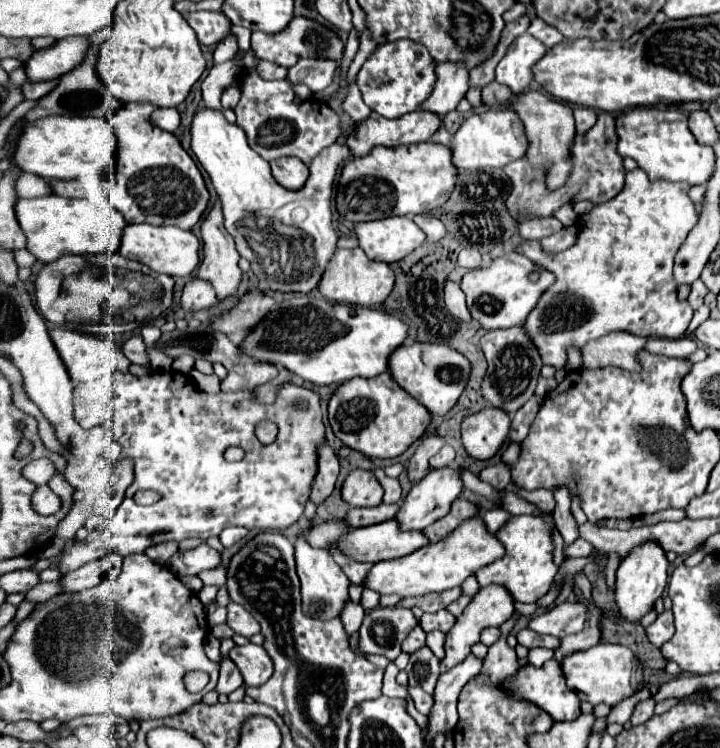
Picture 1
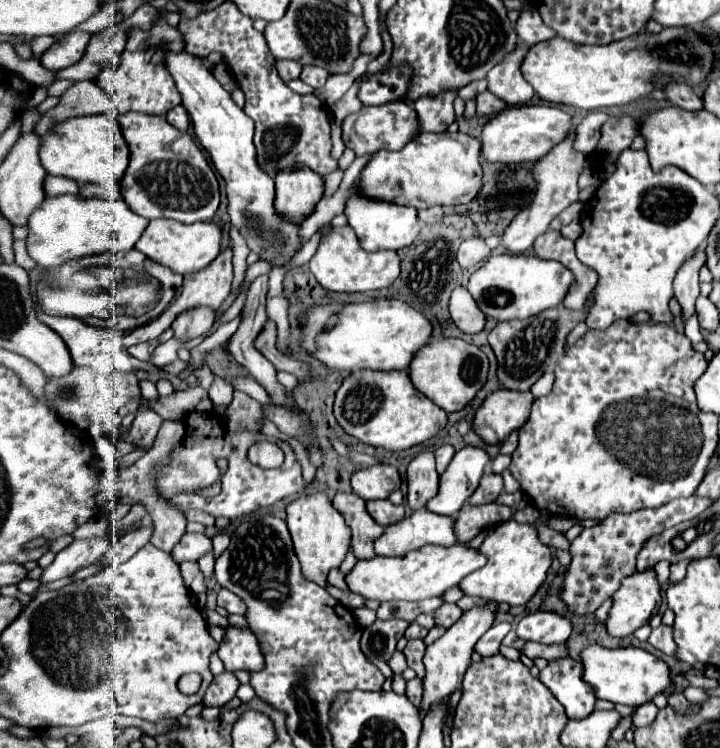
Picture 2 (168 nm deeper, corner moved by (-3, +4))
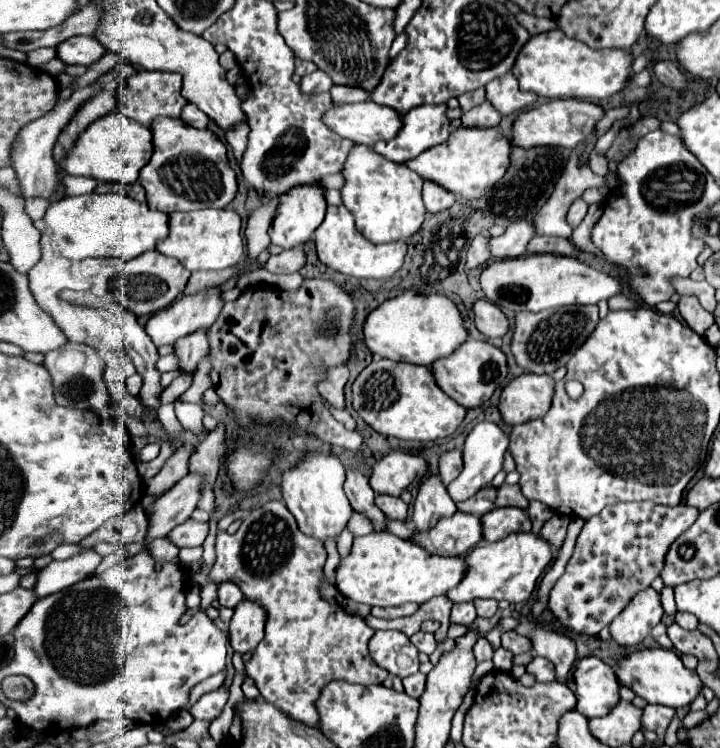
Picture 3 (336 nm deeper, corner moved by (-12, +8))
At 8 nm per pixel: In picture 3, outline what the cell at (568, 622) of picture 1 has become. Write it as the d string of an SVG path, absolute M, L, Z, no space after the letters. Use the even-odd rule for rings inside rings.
M522 619L522 623L518 623L514 631L532 639L534 653L550 659L556 667L556 681L566 685L568 675L572 673L574 663L576 663L574 641L562 631L552 631L544 625L528 623L526 619Z

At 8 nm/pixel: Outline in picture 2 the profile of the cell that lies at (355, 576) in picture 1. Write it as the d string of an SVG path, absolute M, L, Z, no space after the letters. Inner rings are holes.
M337 493L333 497L333 507L343 515L347 527L351 529L351 551L357 561L373 559L373 541L383 533L383 527L367 515L365 501L355 493Z

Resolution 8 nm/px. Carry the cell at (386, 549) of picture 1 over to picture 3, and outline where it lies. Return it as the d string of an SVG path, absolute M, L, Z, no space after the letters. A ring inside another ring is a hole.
M456 511L450 519L440 519L432 531L416 533L414 541L434 555L458 557L482 541L480 523L480 517Z

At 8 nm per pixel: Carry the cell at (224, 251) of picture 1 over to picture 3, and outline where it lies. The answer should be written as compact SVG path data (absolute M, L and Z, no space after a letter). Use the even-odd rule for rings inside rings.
M214 287L204 293L182 297L178 303L156 311L146 323L146 333L156 347L174 345L178 339L210 327L222 305L224 301L220 299L220 291Z

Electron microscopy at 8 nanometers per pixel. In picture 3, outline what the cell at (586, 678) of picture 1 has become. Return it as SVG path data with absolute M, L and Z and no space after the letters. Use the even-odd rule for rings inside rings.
M662 647L642 649L632 653L630 657L620 659L616 677L620 679L620 685L634 689L634 693L644 697L648 703L658 703L674 709L690 705L702 691L702 681L696 669L686 669L680 657L672 649L662 649Z

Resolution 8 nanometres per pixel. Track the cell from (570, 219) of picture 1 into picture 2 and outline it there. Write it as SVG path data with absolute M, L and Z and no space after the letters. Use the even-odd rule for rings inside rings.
M571 127L571 131L567 133L567 137L561 143L557 143L547 155L543 155L541 159L537 159L533 163L531 175L535 181L535 197L529 205L529 211L521 211L519 215L515 215L515 219L507 227L507 233L503 233L503 239L501 239L501 243L511 253L523 253L523 251L531 249L537 235L547 231L549 223L561 211L565 211L571 203L577 201L577 195L579 195L577 181L579 181L579 175L583 173L583 167L585 167L585 155L575 151L573 143L575 143L575 129Z

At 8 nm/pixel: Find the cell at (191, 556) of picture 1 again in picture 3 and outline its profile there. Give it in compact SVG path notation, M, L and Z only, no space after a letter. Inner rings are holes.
M186 519L184 523L176 525L166 535L166 539L170 539L176 547L198 547L204 543L206 535L208 535L208 523Z

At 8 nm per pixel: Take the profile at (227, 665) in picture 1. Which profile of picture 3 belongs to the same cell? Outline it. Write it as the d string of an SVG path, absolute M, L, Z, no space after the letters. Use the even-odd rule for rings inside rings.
M220 687L216 691L212 691L212 693L206 693L198 703L194 703L190 713L192 713L194 719L214 721L222 713L226 701L228 701L228 689Z

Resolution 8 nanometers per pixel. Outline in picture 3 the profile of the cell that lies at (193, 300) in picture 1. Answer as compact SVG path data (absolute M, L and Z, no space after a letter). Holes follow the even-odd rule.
M196 331L196 335L188 335L188 339L180 339L174 345L174 355L178 357L180 375L196 375L200 359L208 353L208 337L206 331Z

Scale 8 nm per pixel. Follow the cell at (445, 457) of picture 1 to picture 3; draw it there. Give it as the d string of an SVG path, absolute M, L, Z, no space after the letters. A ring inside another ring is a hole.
M454 449L454 451L448 451L440 457L440 479L444 485L448 485L450 481L454 481L460 471L462 471L464 463L462 463L462 451Z

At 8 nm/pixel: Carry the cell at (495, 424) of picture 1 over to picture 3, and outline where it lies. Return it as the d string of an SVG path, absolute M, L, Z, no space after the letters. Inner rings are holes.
M522 373L512 379L500 395L500 413L508 425L540 419L548 413L554 395L554 379L550 375Z

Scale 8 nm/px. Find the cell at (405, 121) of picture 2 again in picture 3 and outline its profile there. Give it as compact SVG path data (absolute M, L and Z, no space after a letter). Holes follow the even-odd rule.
M374 101L334 105L322 117L330 131L350 139L352 143L370 147L378 139L392 139L392 135L400 131L400 115L390 107L382 107Z

